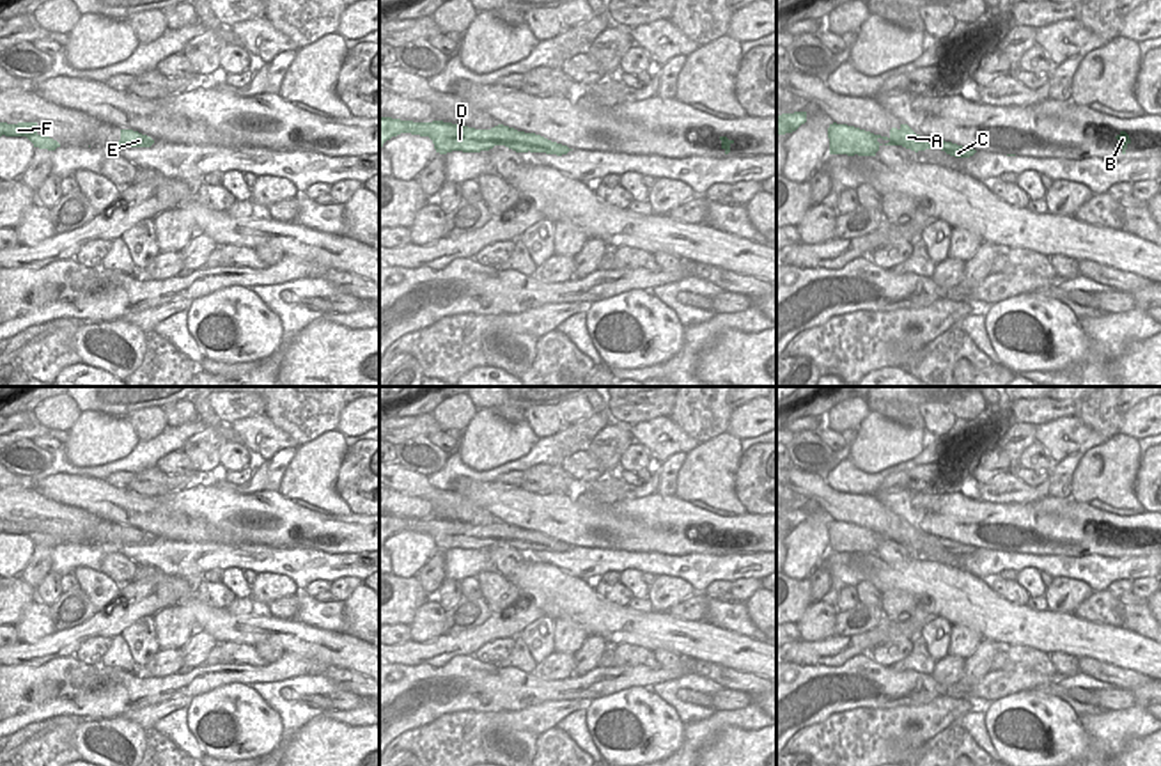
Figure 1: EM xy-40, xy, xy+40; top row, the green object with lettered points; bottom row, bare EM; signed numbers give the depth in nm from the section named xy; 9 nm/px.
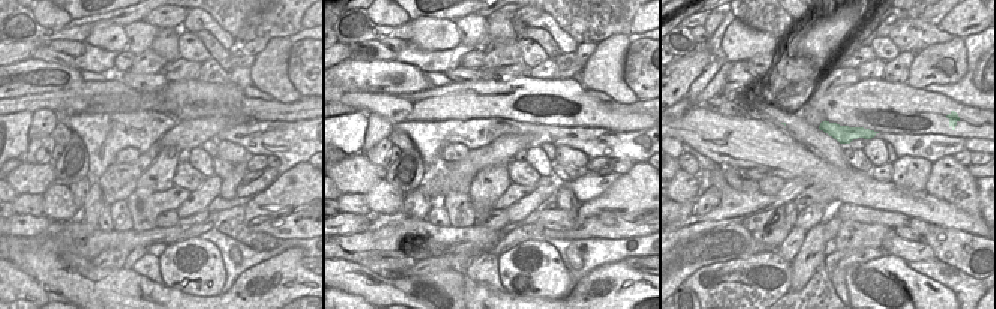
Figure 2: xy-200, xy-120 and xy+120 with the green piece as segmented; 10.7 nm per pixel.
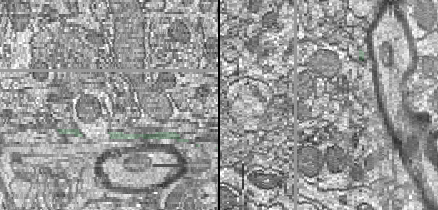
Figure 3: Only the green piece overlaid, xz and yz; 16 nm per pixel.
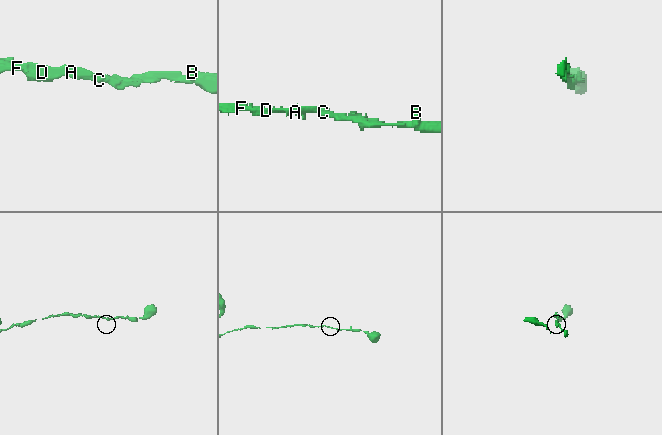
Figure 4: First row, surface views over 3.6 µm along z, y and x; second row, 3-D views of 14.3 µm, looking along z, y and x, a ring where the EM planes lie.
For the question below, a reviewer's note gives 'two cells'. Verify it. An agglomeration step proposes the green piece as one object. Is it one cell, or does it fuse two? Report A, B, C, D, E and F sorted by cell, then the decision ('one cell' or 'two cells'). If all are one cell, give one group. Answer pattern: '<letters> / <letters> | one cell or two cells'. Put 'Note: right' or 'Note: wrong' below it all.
A B C D E F | one cell
Note: wrong

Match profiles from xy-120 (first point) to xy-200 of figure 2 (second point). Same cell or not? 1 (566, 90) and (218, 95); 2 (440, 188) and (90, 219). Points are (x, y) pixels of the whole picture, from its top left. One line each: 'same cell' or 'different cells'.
1: same cell
2: different cells

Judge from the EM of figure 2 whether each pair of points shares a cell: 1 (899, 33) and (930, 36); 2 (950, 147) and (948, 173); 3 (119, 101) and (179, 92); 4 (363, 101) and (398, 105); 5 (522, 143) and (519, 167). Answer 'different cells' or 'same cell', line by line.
1: same cell
2: different cells
3: same cell
4: same cell
5: different cells

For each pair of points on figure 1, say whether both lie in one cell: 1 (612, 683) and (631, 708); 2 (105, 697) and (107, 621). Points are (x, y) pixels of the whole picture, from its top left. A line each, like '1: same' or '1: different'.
1: different
2: different

